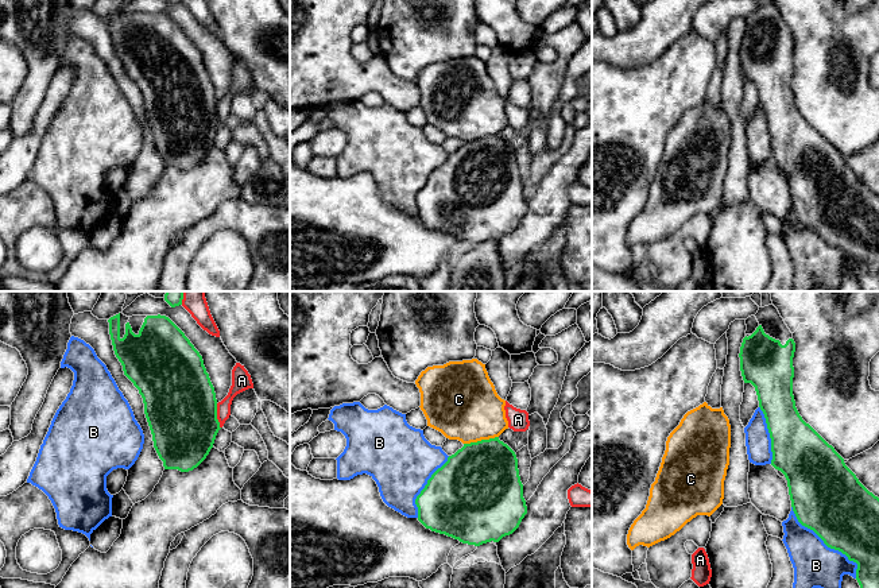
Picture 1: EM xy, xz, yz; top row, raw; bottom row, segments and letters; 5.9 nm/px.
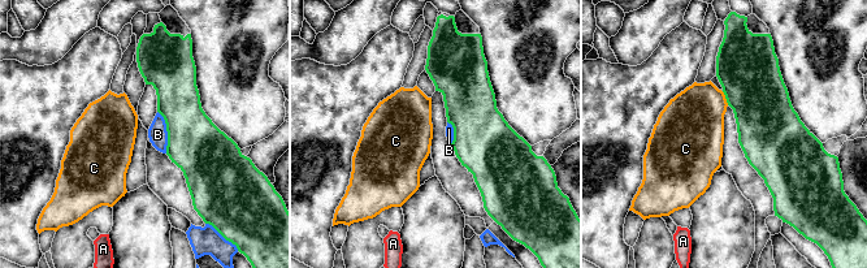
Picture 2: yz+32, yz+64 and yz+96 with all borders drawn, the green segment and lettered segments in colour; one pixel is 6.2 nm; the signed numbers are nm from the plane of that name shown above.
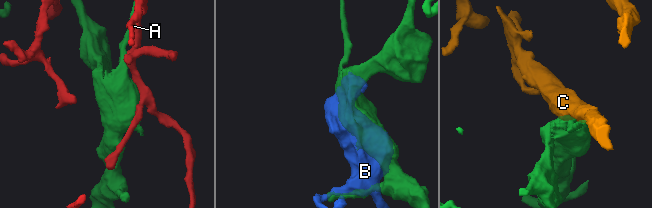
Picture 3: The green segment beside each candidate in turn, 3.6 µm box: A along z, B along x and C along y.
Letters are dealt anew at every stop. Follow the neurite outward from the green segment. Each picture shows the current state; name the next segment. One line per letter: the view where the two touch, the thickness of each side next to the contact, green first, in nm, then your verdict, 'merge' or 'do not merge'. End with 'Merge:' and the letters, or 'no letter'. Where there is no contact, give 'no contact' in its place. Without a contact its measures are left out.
A: xy | 440/110 nm | do not merge
B: yz | 400/260 nm | do not merge
C: xz | 460/420 nm | do not merge
Merge: no letter

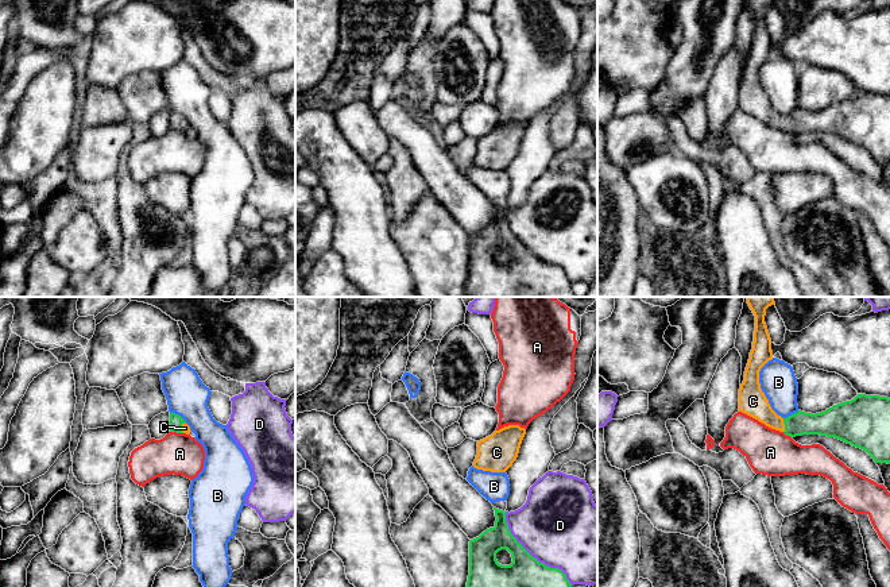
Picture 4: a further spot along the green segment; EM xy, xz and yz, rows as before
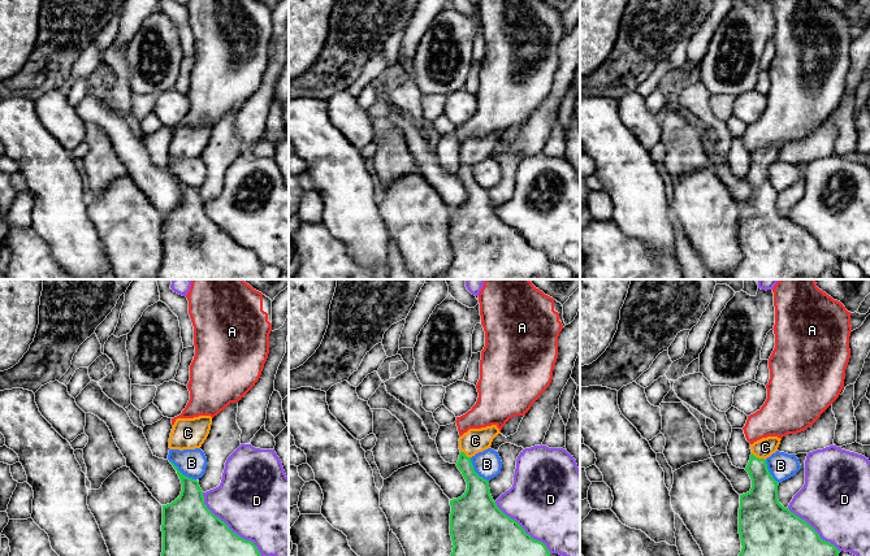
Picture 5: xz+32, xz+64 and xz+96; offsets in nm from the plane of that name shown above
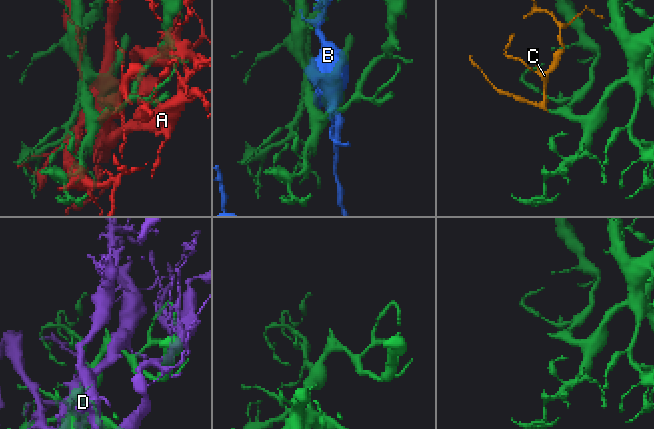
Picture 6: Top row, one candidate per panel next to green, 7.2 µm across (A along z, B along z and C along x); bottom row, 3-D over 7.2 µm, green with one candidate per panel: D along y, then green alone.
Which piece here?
A: xy | 80/260 nm | do not merge
B: xy | 80/240 nm | do not merge
C: yz | 150/160 nm | merge
D: xz | 190/480 nm | do not merge
Merge: C

